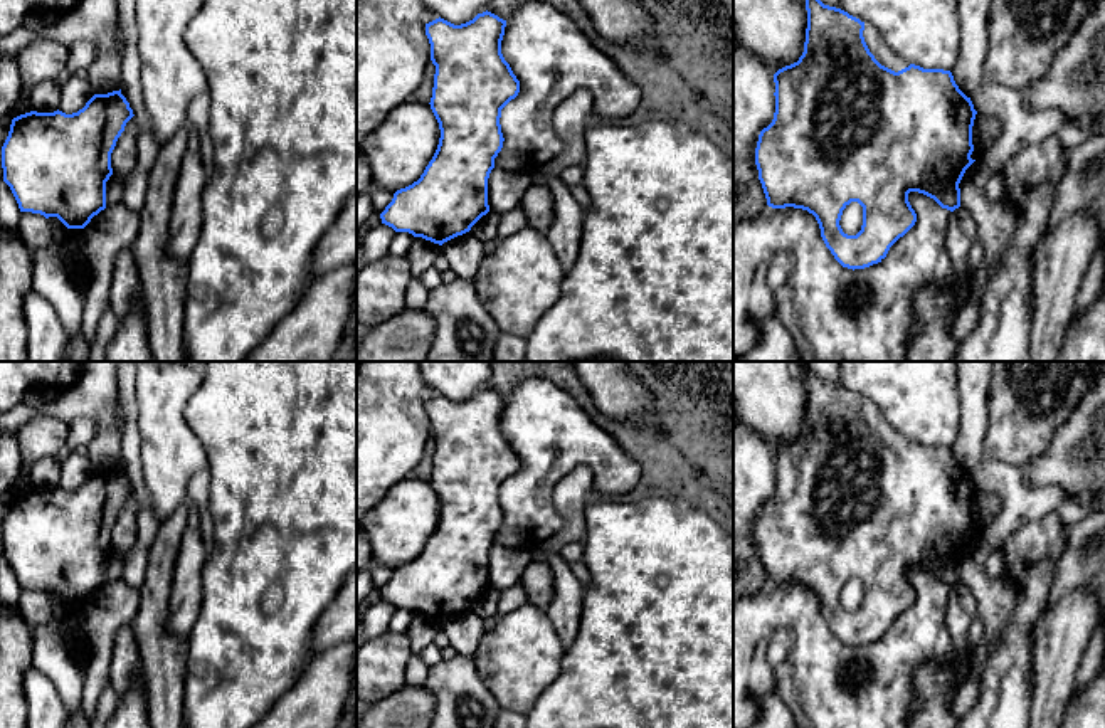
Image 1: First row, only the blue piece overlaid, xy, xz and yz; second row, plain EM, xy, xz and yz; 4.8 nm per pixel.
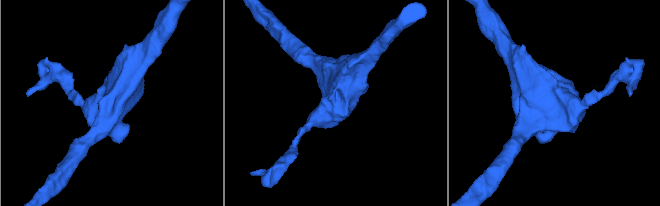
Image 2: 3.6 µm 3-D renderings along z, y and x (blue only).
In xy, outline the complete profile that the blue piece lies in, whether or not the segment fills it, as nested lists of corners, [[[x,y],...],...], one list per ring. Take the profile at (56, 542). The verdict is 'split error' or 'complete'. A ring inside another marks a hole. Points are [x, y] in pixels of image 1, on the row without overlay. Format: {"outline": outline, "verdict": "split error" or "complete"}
{"outline": [[[119,467],[94,471],[82,486],[72,491],[62,488],[30,488],[12,496],[2,523],[3,558],[10,563],[20,588],[57,593],[67,605],[84,605],[94,592],[106,585],[106,558],[113,551],[111,530],[126,499],[133,494],[130,479]]], "verdict": "complete"}

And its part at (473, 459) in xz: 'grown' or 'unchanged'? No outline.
unchanged

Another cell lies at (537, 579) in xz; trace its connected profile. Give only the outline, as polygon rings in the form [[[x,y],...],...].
[[[530,562],[520,583],[526,592],[528,604],[547,609],[553,599],[555,582],[547,562]]]

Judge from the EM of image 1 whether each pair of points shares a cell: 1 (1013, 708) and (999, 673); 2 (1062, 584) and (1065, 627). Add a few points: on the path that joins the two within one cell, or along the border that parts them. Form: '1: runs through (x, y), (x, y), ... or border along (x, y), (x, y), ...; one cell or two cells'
1: runs through (1006, 700), (1006, 681); one cell
2: border along (1087, 587), (1073, 587), (1050, 607); two cells

